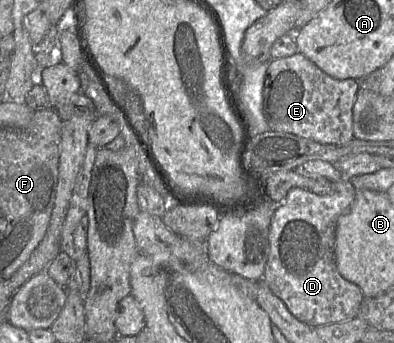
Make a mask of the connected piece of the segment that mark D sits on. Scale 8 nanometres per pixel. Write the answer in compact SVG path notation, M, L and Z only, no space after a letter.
M343 178L335 183L335 189L328 195L318 195L303 188L292 188L285 200L276 206L269 230L270 253L265 266L263 280L275 296L280 298L288 310L300 321L317 327L339 323L358 317L364 298L361 289L346 280L337 270L334 245L338 218L349 211L356 196L350 180Z

